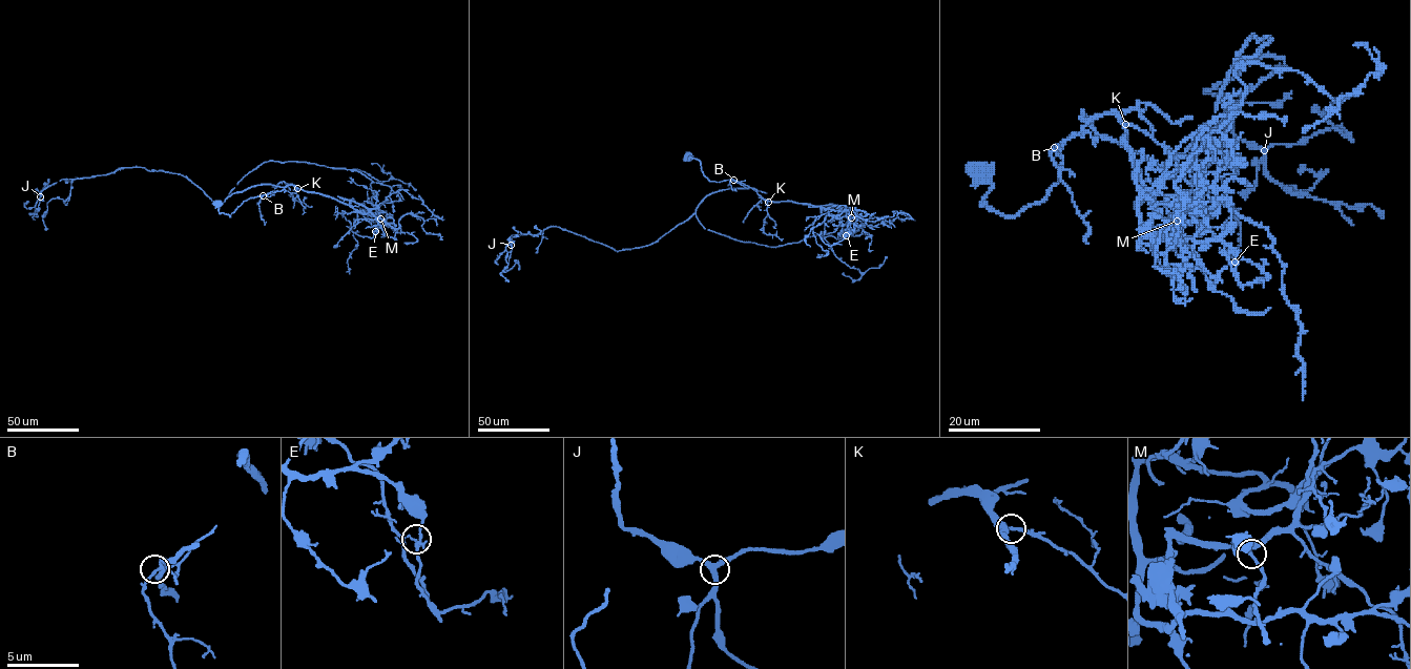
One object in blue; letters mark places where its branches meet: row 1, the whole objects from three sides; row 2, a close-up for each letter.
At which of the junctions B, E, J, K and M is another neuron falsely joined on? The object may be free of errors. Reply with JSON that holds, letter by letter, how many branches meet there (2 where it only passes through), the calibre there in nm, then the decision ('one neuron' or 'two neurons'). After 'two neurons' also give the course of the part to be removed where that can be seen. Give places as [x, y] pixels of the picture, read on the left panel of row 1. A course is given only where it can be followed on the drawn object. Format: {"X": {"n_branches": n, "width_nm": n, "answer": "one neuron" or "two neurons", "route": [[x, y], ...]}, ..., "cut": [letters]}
{"B": {"n_branches": 4, "width_nm": 240, "answer": "one neuron"}, "E": {"n_branches": 4, "width_nm": 120, "answer": "two neurons", "route": [[375, 231], [379, 225], [386, 224], [380, 225], [375, 218], [355, 220], [334, 247], [339, 246]]}, "J": {"n_branches": 3, "width_nm": 300, "answer": "one neuron"}, "K": {"n_branches": 3, "width_nm": 340, "answer": "one neuron"}, "M": {"n_branches": 3, "width_nm": 280, "answer": "one neuron"}, "cut": ["E"]}

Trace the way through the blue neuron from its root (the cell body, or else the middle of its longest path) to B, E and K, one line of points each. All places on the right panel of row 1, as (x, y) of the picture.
B: (976, 171), (980, 181), (992, 183), (981, 204), (1014, 217), (1040, 203), (1059, 181), (1062, 159), (1054, 147)
E: (976, 171), (1014, 217), (1059, 181), (1056, 145), (1114, 113), (1154, 215), (1189, 213), (1236, 263)
K: (976, 171), (992, 183), (981, 204), (1014, 217), (1059, 181), (1056, 145), (1107, 113), (1125, 124)

